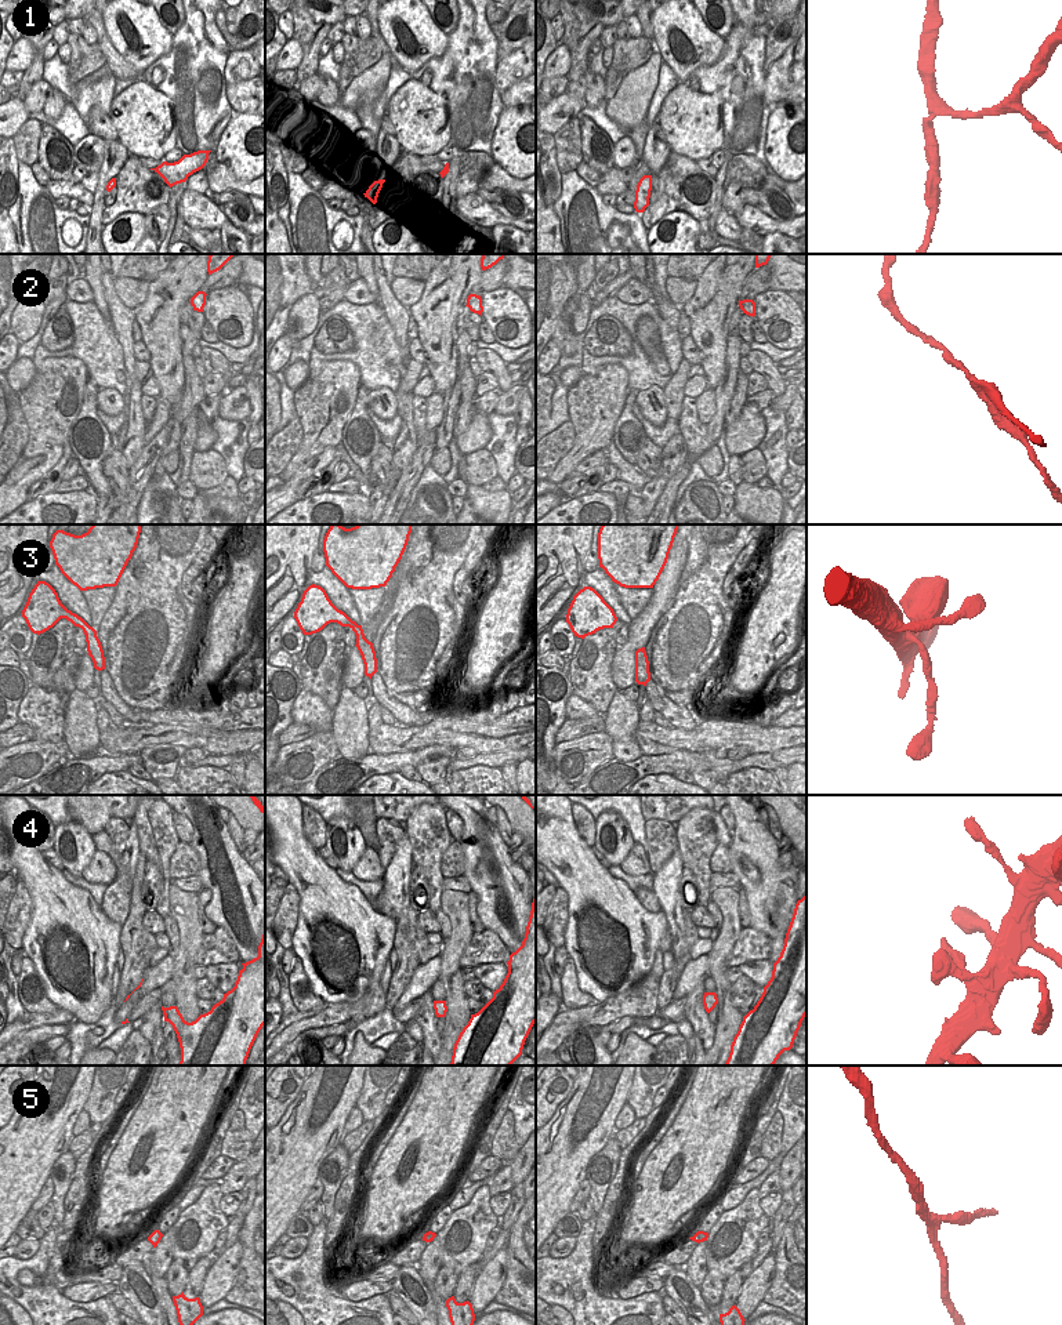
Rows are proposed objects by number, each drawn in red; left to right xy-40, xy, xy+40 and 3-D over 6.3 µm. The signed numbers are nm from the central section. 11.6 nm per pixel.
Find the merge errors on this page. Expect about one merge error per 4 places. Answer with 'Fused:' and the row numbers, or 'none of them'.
Fused: 2, 5

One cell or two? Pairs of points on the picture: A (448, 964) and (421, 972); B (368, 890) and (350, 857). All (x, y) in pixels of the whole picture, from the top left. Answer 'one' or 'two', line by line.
A: two
B: two

